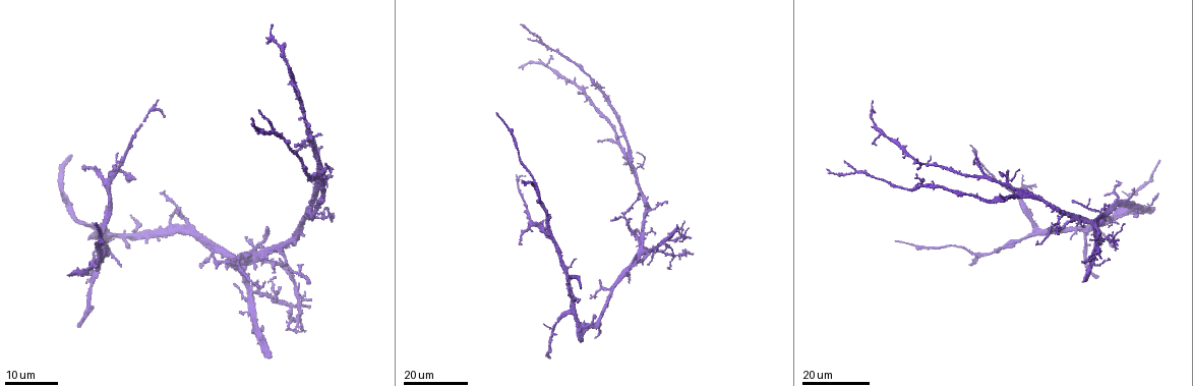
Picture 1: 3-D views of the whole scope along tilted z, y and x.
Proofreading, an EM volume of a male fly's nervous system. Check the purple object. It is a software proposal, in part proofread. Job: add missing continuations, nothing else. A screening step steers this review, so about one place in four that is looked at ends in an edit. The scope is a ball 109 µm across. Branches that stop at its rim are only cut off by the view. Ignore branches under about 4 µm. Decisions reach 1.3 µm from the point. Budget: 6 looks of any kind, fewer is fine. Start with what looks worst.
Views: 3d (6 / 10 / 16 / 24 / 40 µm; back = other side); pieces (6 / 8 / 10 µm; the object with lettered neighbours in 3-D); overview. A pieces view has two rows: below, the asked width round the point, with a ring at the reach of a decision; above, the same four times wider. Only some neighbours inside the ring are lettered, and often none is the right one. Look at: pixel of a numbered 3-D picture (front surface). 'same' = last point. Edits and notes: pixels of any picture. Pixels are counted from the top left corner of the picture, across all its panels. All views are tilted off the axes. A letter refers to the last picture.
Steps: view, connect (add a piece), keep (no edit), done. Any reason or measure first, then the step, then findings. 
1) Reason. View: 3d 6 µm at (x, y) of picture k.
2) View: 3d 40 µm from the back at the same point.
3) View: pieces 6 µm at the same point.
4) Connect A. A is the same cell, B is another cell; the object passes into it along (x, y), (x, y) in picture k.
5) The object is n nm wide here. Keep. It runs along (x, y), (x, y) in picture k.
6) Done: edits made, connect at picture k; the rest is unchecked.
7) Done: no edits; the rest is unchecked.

Branch stops here. View: 3d 16 µm at (896, 241) of picture 1.

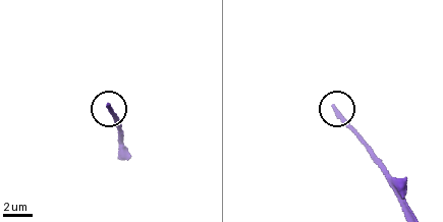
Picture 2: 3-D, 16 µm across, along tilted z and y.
View: pieces 10 µm at (333, 104) of picture 2.

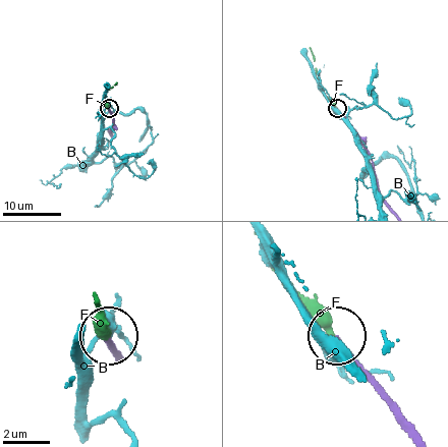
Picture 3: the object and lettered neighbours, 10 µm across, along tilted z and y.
Connect F. F is the same cell, B is another cell; it goes on there.

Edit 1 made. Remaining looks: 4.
View: overview.

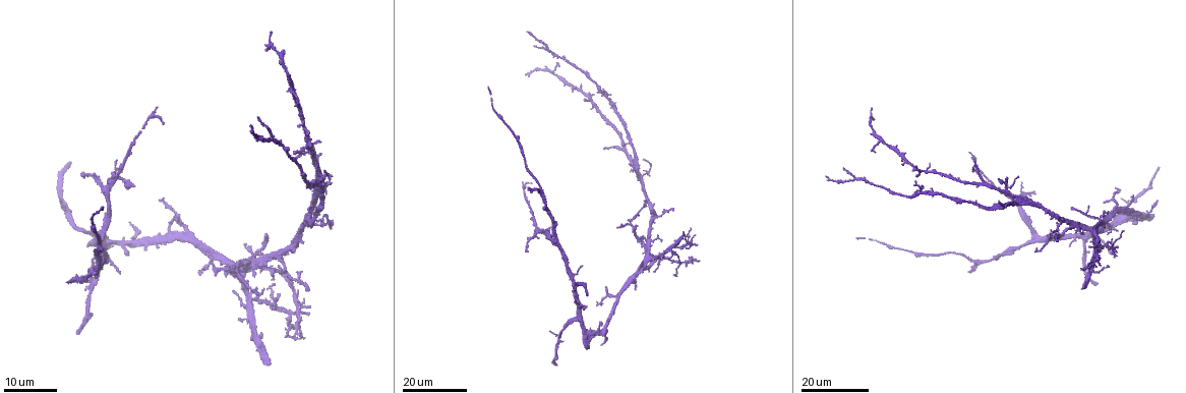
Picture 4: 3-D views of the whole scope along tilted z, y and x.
Free end. View: 3d 16 µm at (308, 134) of picture 4.

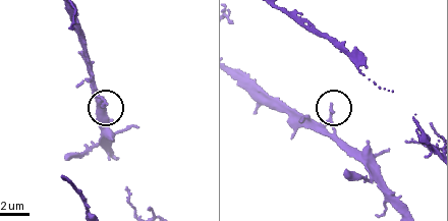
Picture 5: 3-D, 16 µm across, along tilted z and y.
What lies round it. View: pieces 8 µm at (105, 103) of picture 5.

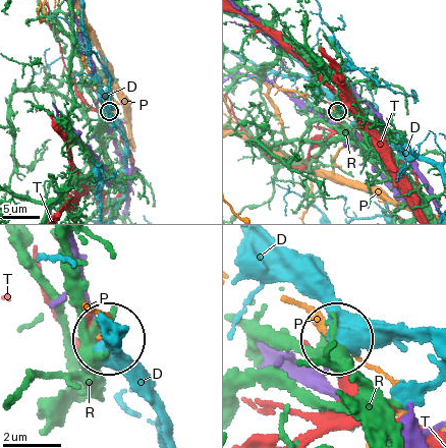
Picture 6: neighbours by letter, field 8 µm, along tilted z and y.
The object is 190 nm wide here. Keep. D, P, R and T are other cells; none of them fits.

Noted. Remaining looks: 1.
Done: edits made, connect at picture 3; the rest is unchecked.

